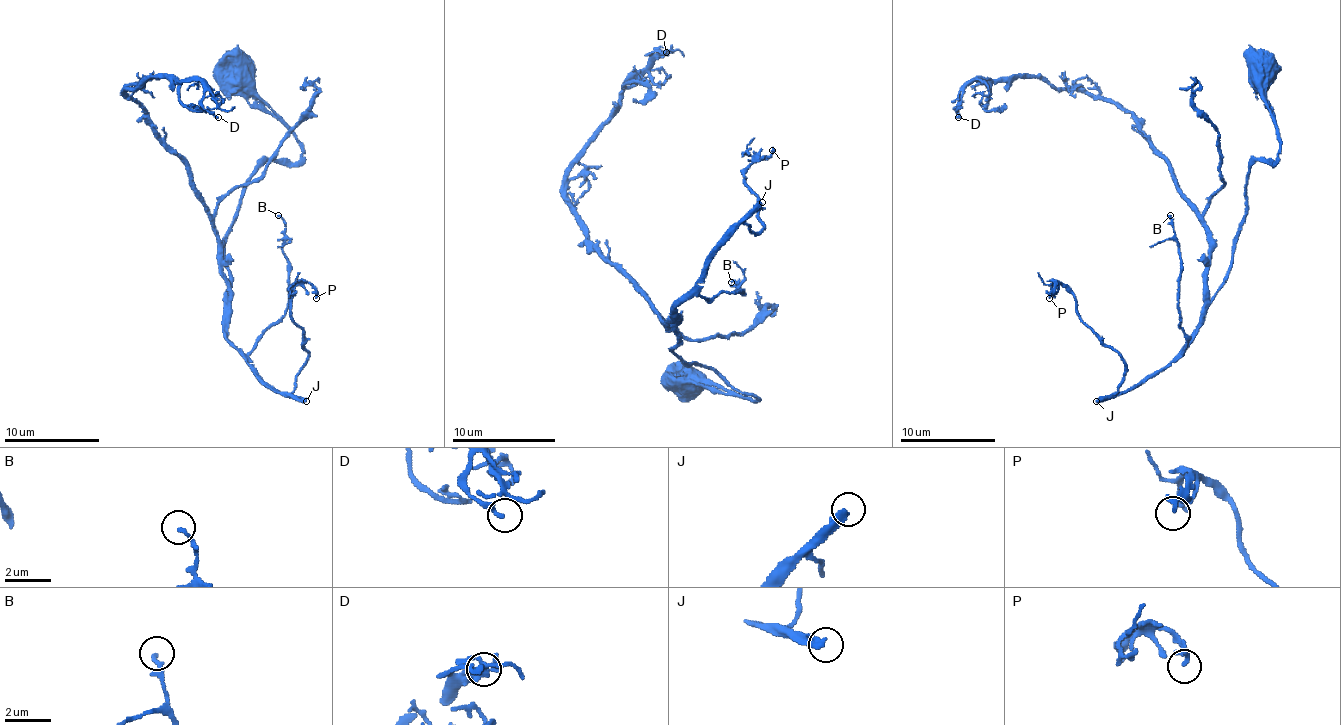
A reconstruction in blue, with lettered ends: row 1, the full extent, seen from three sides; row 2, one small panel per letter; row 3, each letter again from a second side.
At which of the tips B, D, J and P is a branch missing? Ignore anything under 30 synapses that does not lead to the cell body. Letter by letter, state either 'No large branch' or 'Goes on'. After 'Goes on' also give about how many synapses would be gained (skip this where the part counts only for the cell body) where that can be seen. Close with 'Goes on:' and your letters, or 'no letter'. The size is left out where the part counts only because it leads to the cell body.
B: No large branch
D: No large branch
J: Goes on. Roughly 500 synapses
P: No large branch
Goes on: J

